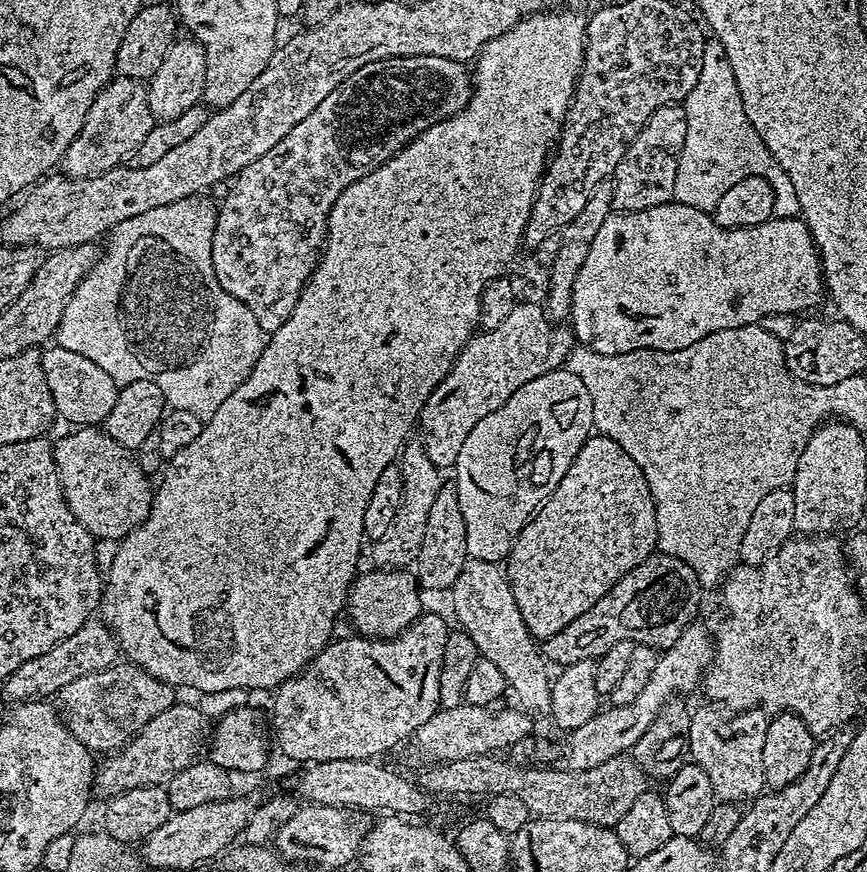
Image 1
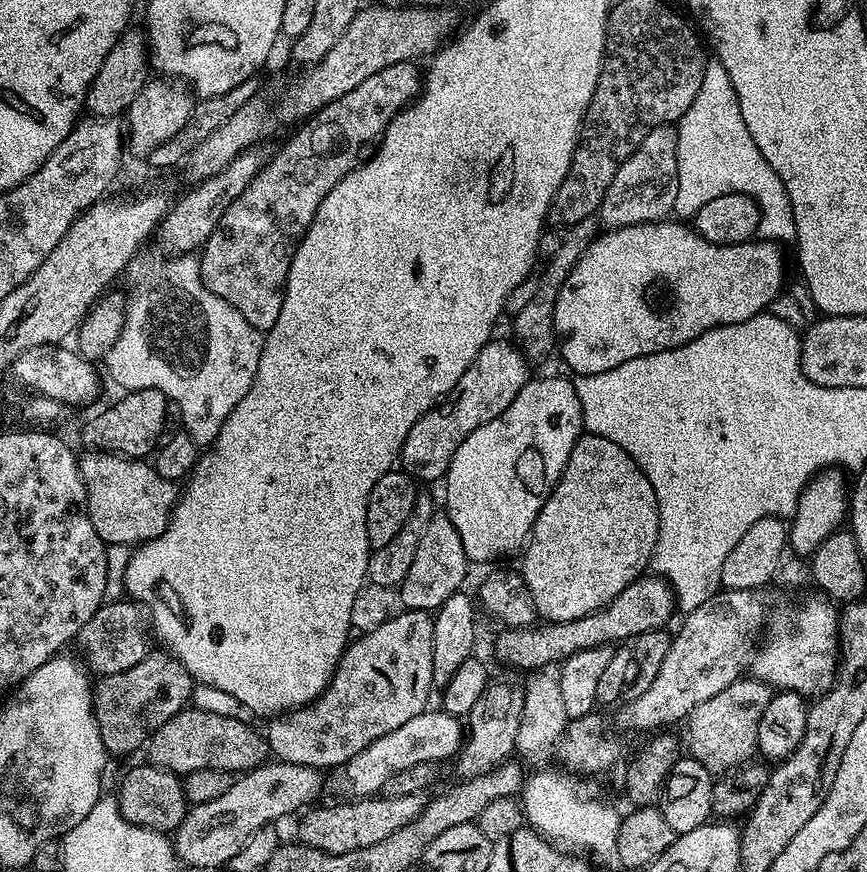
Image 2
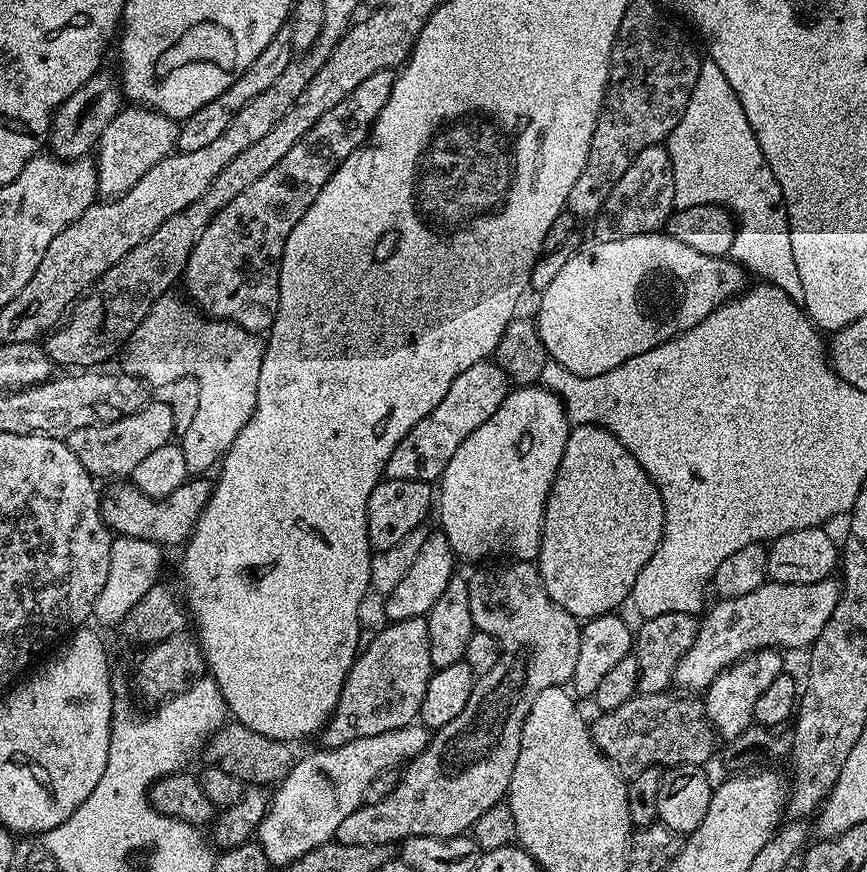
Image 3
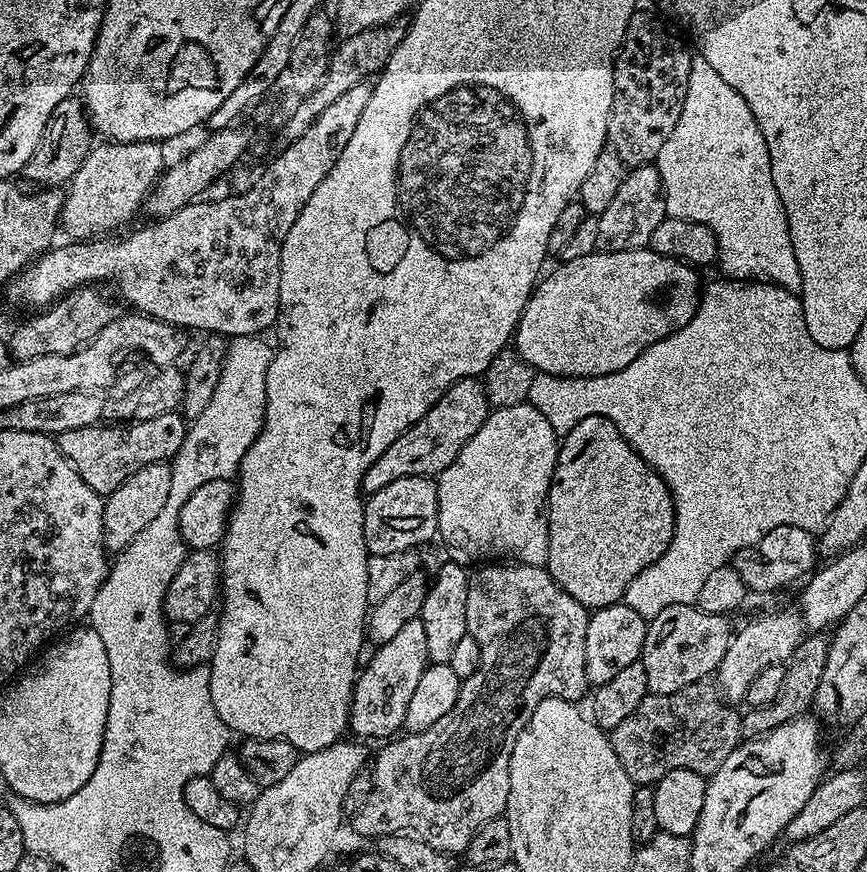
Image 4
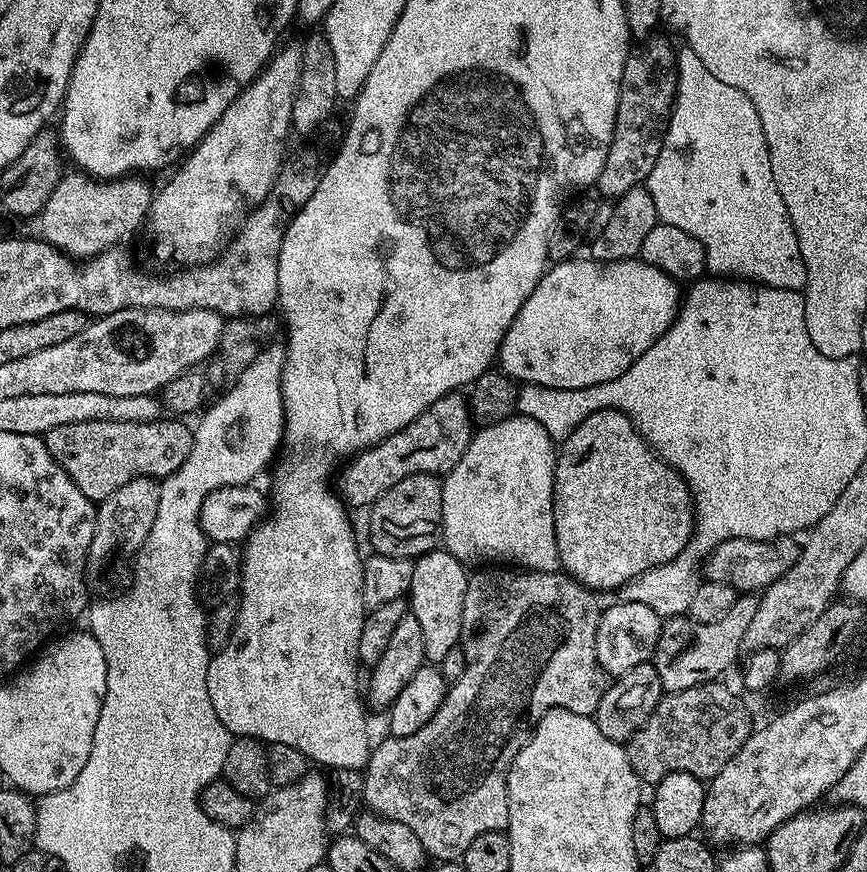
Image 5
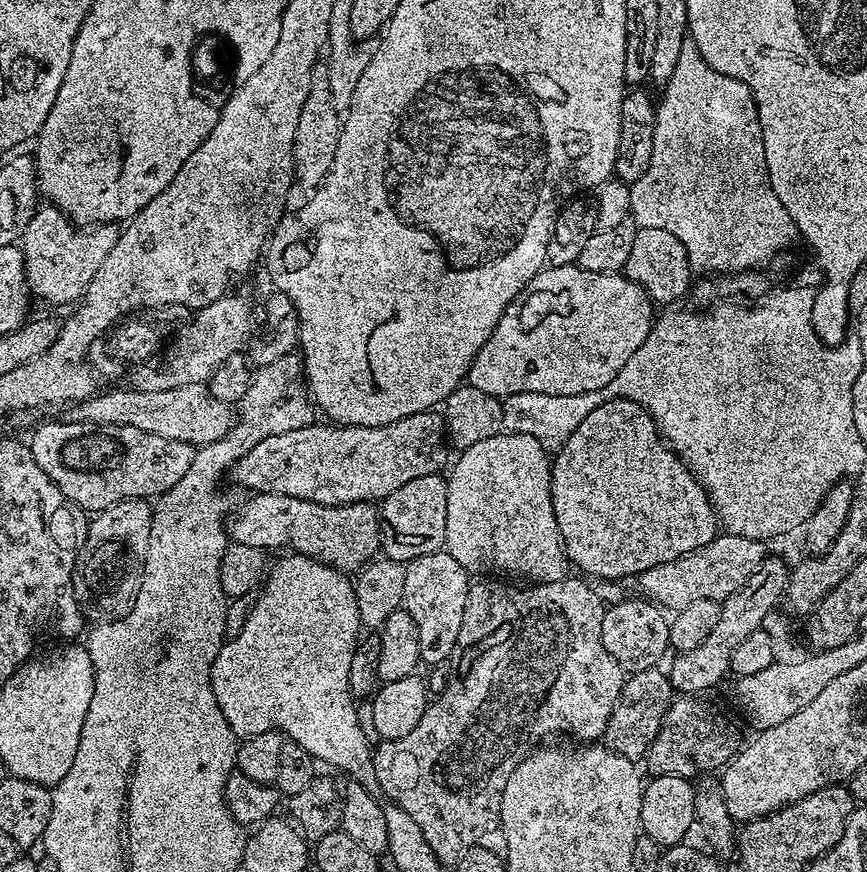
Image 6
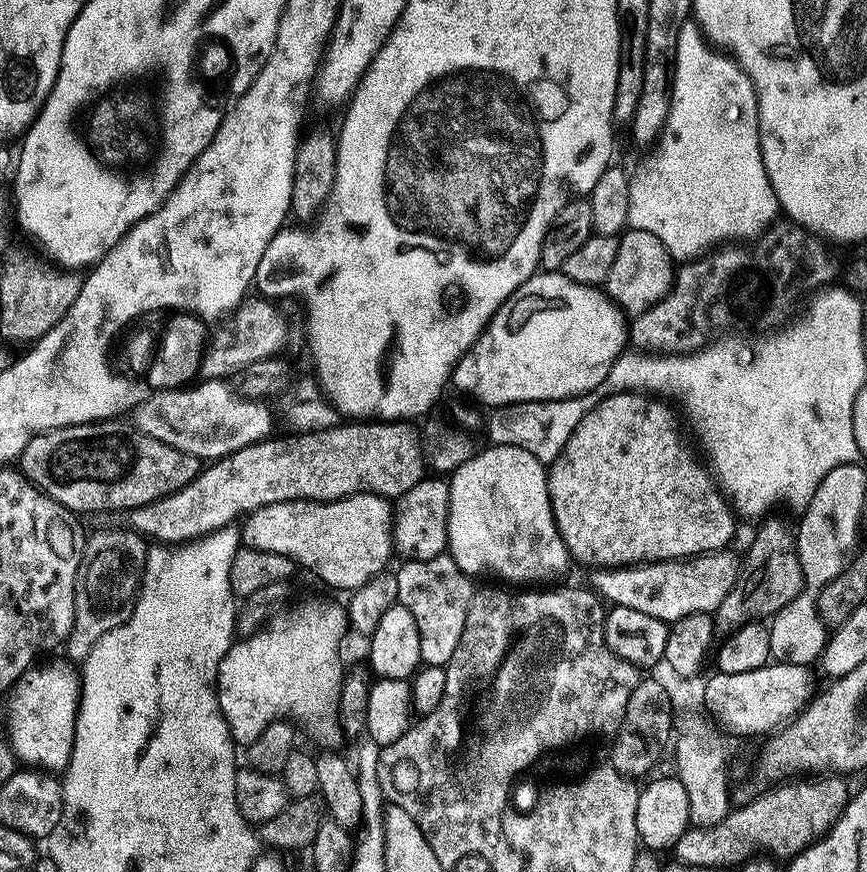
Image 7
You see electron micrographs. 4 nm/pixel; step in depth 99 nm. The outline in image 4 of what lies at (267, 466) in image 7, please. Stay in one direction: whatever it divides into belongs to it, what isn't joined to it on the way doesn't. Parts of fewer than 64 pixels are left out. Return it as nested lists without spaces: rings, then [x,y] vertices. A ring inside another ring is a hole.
[[[479,379],[457,380],[413,428],[401,434],[384,451],[382,458],[378,458],[378,462],[374,462],[370,470],[366,470],[363,491],[368,494],[377,492],[382,490],[382,486],[403,476],[439,477],[440,472],[446,470],[446,466],[450,466],[454,458],[458,458],[462,446],[466,446],[470,437],[478,434],[478,426],[486,422],[489,411],[488,396]]]

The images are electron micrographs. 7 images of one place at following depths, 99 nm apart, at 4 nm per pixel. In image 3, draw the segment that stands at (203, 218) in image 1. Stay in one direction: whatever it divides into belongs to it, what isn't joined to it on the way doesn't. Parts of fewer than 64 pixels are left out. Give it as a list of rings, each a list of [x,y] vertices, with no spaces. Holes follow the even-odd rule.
[[[165,294],[160,299],[152,303],[151,310],[146,314],[146,318],[137,326],[135,332],[130,337],[129,344],[122,356],[122,368],[129,376],[135,376],[137,380],[149,385],[155,384],[172,384],[175,380],[180,380],[183,376],[193,376],[196,379],[196,384],[200,387],[200,393],[196,396],[196,409],[192,412],[192,421],[188,424],[188,429],[184,432],[184,440],[179,441],[180,449],[186,454],[186,466],[189,473],[204,474],[207,468],[215,469],[221,463],[222,457],[230,450],[230,446],[234,442],[234,438],[238,438],[238,434],[243,430],[244,424],[250,422],[250,414],[254,414],[254,406],[258,398],[258,370],[262,370],[262,358],[264,357],[265,341],[261,339],[255,332],[248,332],[242,326],[231,324],[229,320],[214,320],[204,315],[203,312],[197,310],[191,303],[179,300],[173,294]]]

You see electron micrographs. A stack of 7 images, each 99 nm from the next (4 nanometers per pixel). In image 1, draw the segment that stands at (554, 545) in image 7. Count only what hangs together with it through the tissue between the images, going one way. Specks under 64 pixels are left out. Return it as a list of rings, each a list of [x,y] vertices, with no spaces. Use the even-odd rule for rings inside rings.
[[[561,366],[554,369],[553,372],[542,374],[542,378],[534,378],[530,382],[526,382],[526,386],[518,386],[518,390],[514,390],[514,394],[510,394],[510,398],[506,398],[506,402],[502,402],[502,406],[498,406],[498,410],[494,410],[494,414],[486,414],[486,418],[482,418],[482,422],[478,422],[478,426],[474,426],[474,430],[470,430],[470,434],[466,434],[466,442],[462,442],[462,450],[458,450],[458,458],[454,465],[454,473],[456,472],[454,487],[458,494],[458,506],[462,506],[462,519],[466,522],[466,550],[471,559],[485,560],[491,564],[507,561],[512,543],[516,541],[518,534],[526,527],[528,521],[536,515],[537,510],[548,501],[549,494],[555,490],[558,482],[562,482],[562,478],[570,470],[570,462],[574,462],[578,450],[582,450],[582,446],[587,442],[588,437],[593,435],[593,432],[590,390],[586,390],[586,386],[582,382],[582,378],[578,378],[578,374]]]

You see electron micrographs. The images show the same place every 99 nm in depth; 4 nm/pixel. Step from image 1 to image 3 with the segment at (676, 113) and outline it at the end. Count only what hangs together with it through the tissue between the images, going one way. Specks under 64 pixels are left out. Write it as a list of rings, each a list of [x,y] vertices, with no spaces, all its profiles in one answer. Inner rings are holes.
[[[655,144],[635,156],[630,166],[626,166],[626,174],[622,174],[614,190],[610,190],[610,198],[606,198],[602,210],[594,217],[595,239],[617,240],[663,229],[675,208],[670,154],[664,144]]]

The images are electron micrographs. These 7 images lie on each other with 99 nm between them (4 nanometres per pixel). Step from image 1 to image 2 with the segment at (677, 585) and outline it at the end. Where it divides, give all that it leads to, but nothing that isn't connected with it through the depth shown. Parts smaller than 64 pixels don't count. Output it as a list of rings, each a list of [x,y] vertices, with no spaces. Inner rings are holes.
[[[645,574],[635,580],[618,598],[611,600],[606,607],[599,608],[590,616],[583,616],[570,622],[541,623],[537,626],[508,626],[496,636],[492,652],[500,664],[513,664],[516,668],[544,670],[553,664],[559,665],[566,658],[578,654],[578,650],[588,650],[599,644],[615,645],[627,641],[655,628],[663,629],[664,623],[677,611],[676,595],[666,580],[655,574]]]

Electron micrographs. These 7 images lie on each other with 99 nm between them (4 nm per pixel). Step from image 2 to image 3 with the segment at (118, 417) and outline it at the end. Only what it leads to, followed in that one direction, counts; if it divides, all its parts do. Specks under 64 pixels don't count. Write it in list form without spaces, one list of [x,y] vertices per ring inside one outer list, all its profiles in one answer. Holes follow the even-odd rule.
[[[153,399],[142,410],[130,414],[126,418],[118,418],[118,422],[100,424],[96,428],[74,430],[67,443],[74,450],[74,458],[86,466],[88,473],[94,478],[100,476],[116,476],[112,478],[131,477],[134,466],[147,458],[158,446],[166,446],[172,439],[172,431],[176,428],[176,416],[172,408],[162,401]]]

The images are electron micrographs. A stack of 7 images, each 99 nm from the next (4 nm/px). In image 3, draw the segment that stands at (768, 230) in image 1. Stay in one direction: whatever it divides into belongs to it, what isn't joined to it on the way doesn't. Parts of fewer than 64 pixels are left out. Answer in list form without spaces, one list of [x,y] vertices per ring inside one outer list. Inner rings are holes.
[[[664,230],[591,243],[577,249],[550,286],[539,293],[540,305],[534,314],[548,359],[579,376],[606,374],[606,370],[614,370],[614,366],[622,366],[622,362],[646,354],[646,350],[654,350],[654,346],[698,326],[702,318],[741,295],[746,288],[746,273],[735,260],[698,254],[698,250],[686,246],[686,242],[678,242],[678,238]]]

